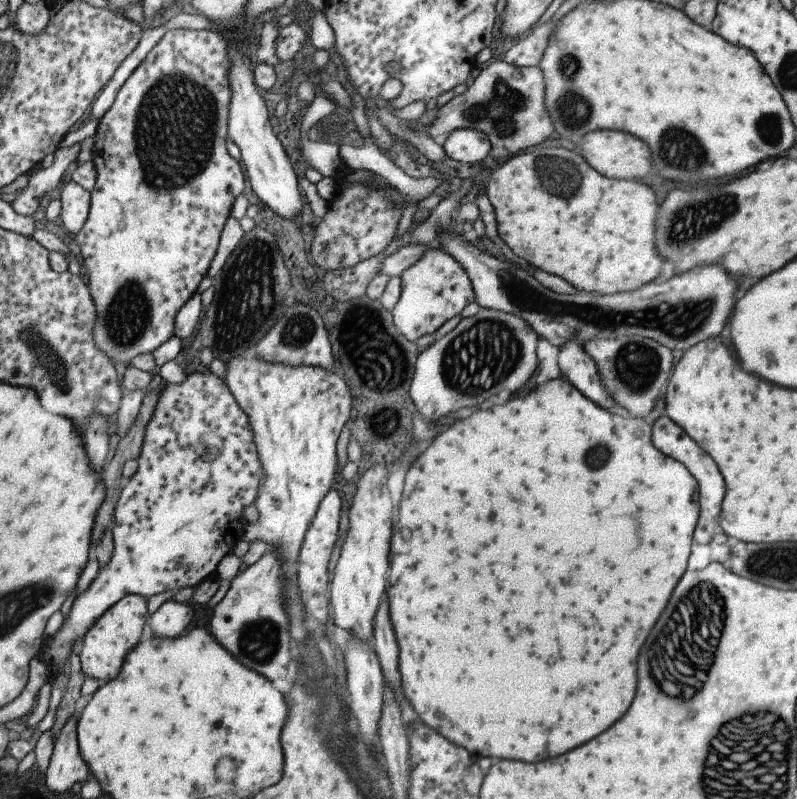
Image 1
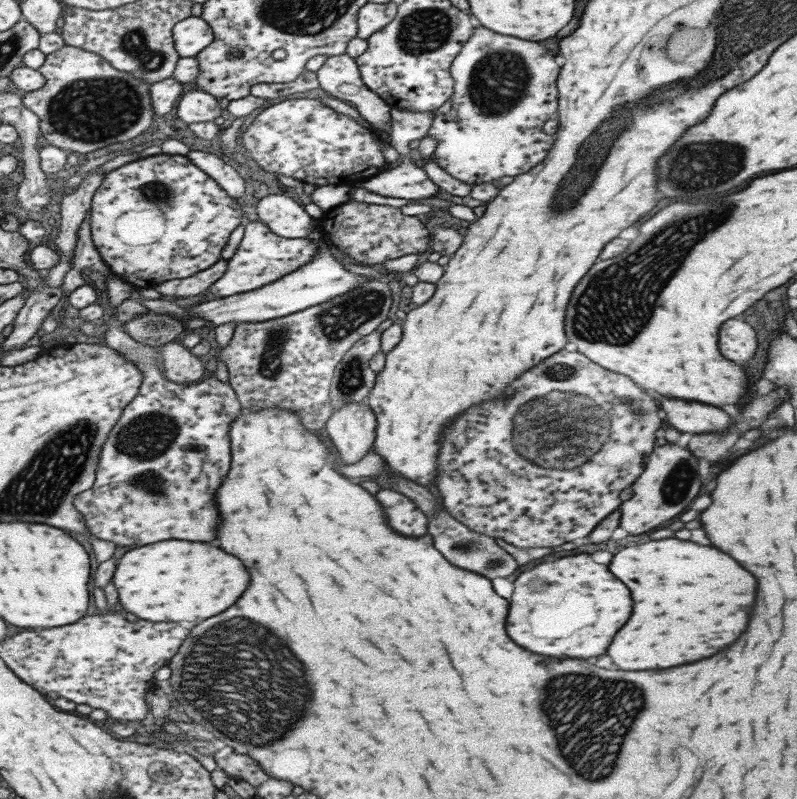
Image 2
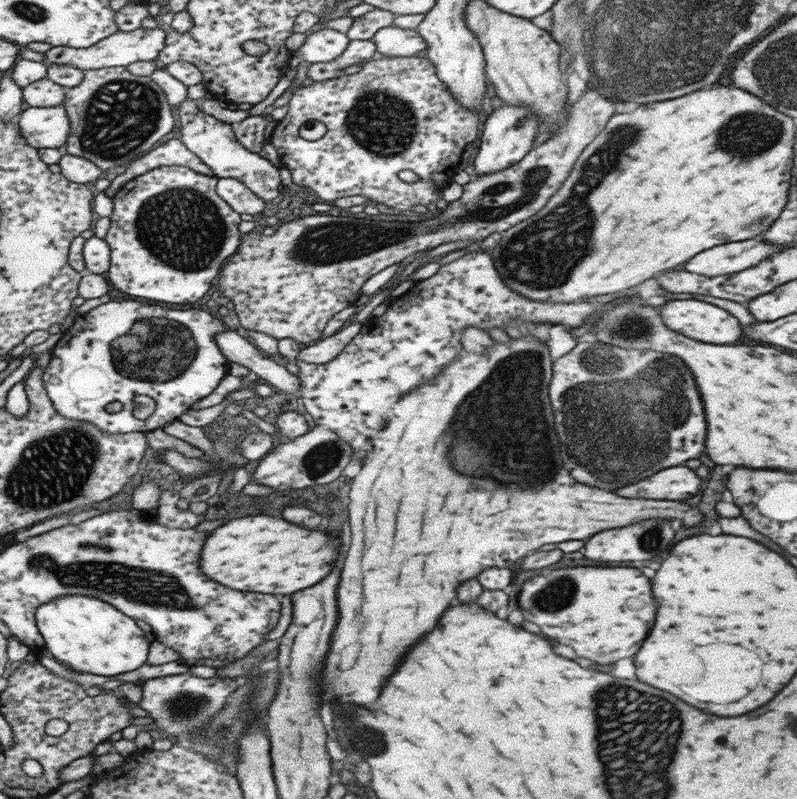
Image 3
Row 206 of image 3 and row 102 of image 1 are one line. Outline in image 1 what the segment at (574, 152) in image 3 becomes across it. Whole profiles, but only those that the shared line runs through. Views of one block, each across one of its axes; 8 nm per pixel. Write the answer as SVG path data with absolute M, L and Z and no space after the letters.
M503 60L491 62L468 81L463 93L441 105L426 135L433 139L457 129L476 128L490 142L489 156L500 163L525 148L541 145L554 131L543 104L543 89L542 72L537 67L517 68Z

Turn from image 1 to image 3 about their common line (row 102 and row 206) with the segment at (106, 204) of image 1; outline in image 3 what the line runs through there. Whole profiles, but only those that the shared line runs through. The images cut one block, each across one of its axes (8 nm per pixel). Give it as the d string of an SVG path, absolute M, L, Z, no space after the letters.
M159 166L159 168L153 168L153 170L122 184L115 191L115 196L111 198L113 210L108 216L109 228L102 238L109 247L109 268L104 277L106 281L123 294L135 296L135 298L147 298L147 300L155 300L155 302L165 302L165 304L191 304L191 302L197 302L197 298L201 298L207 292L207 288L213 288L213 279L217 276L223 260L231 256L240 243L240 233L237 229L240 214L231 210L229 205L215 192L217 179L217 177L197 174L185 166Z

